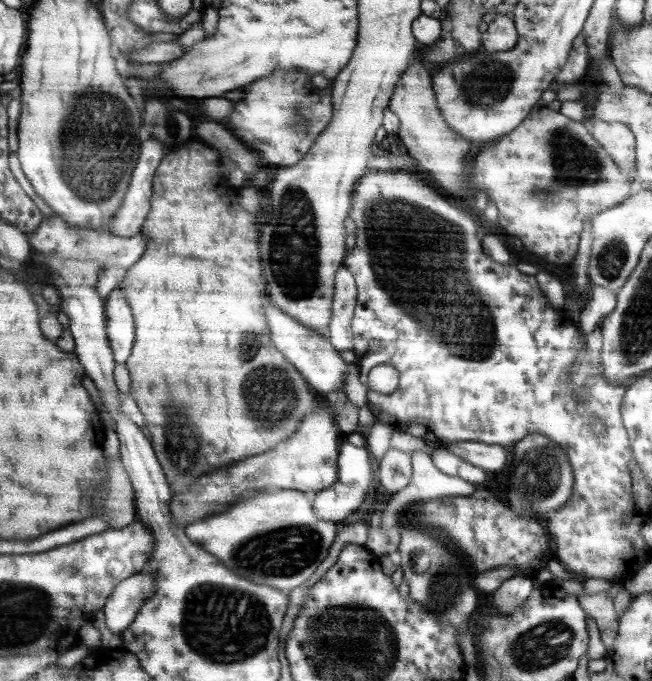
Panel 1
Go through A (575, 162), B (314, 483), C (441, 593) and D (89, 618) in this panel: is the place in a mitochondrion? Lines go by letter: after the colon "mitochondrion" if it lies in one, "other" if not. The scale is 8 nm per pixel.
A: mitochondrion
B: other
C: mitochondrion
D: other

